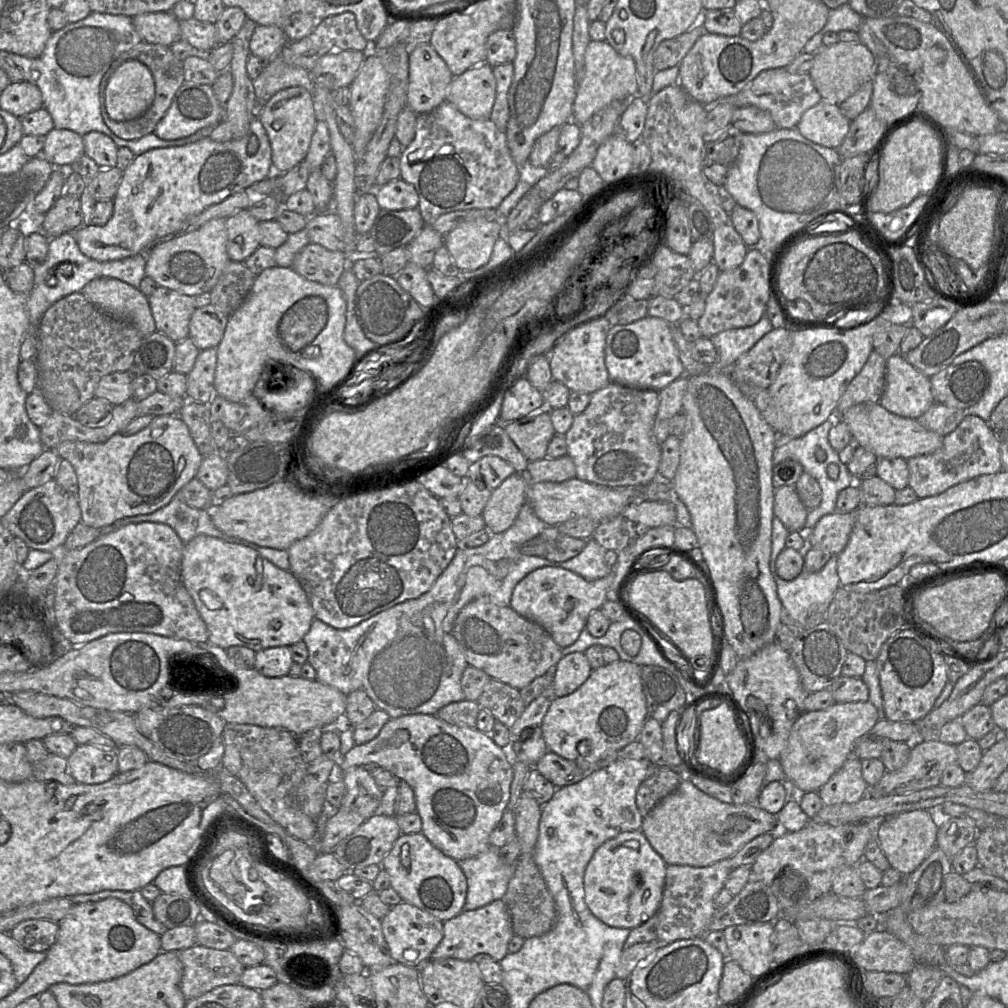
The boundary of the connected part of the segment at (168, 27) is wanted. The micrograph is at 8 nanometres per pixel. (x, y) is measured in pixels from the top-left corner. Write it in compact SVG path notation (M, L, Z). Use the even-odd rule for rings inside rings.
M171 11L139 14L132 22L144 42L170 46L182 38L180 21Z

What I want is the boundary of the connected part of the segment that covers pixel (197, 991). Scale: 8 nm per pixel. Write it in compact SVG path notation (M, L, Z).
M196 944L177 952L183 965L180 989L186 1001L219 986L238 984L245 970L229 950Z

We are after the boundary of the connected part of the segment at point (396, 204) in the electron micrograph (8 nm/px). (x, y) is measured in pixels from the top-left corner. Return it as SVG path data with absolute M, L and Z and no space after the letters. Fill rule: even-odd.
M402 178L376 187L374 192L381 209L404 210L418 207L419 196L416 189Z

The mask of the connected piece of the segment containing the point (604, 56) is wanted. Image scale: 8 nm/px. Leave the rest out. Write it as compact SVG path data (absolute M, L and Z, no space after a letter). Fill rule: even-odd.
M591 40L585 51L583 77L576 88L576 97L572 106L572 120L581 125L613 101L628 101L637 94L634 60L619 54L605 40Z

